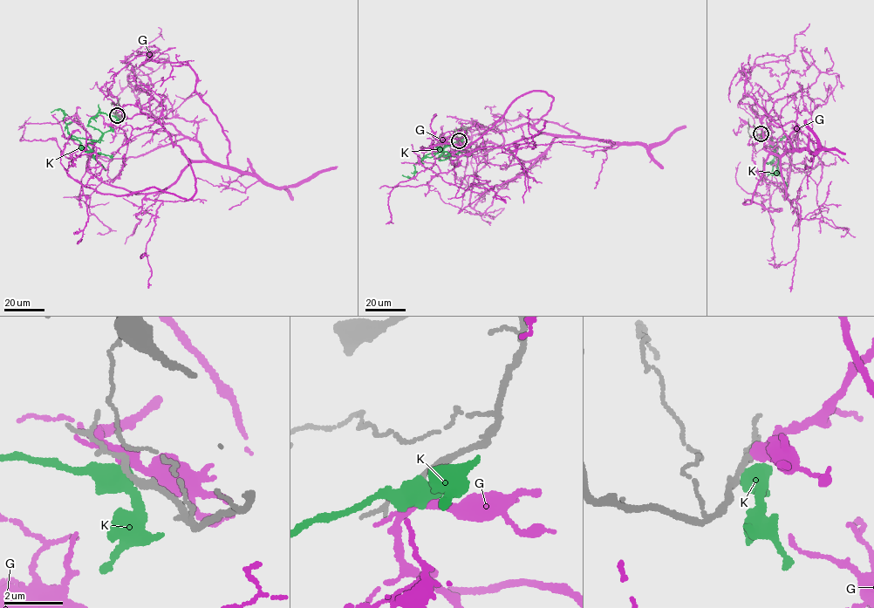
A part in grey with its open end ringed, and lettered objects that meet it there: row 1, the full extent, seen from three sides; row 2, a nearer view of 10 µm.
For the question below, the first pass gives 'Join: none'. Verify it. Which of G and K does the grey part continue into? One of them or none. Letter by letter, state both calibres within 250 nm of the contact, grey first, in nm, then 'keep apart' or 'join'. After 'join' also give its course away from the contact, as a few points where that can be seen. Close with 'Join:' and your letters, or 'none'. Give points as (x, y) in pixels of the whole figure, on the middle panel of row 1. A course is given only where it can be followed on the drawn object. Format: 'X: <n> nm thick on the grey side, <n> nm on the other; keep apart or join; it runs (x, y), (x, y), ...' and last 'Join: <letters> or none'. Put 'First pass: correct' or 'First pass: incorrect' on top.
First pass: incorrect
G: 170 nm thick on the grey side, 360 nm on the other; join; it runs (459, 140), (488, 152), (553, 98), (522, 94), (467, 146), (434, 145), (435, 163), (390, 194), (393, 223)
K: 180 nm thick on the grey side, 480 nm on the other; keep apart
Join: G

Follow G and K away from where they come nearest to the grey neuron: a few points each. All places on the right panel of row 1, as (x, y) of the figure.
G: (761, 133), (773, 131), (769, 99), (768, 154), (743, 203), (772, 211), (787, 169), (814, 168), (825, 140)
K: (761, 134), (768, 135), (778, 147), (778, 171), (774, 174), (774, 146), (785, 135), (781, 142)

